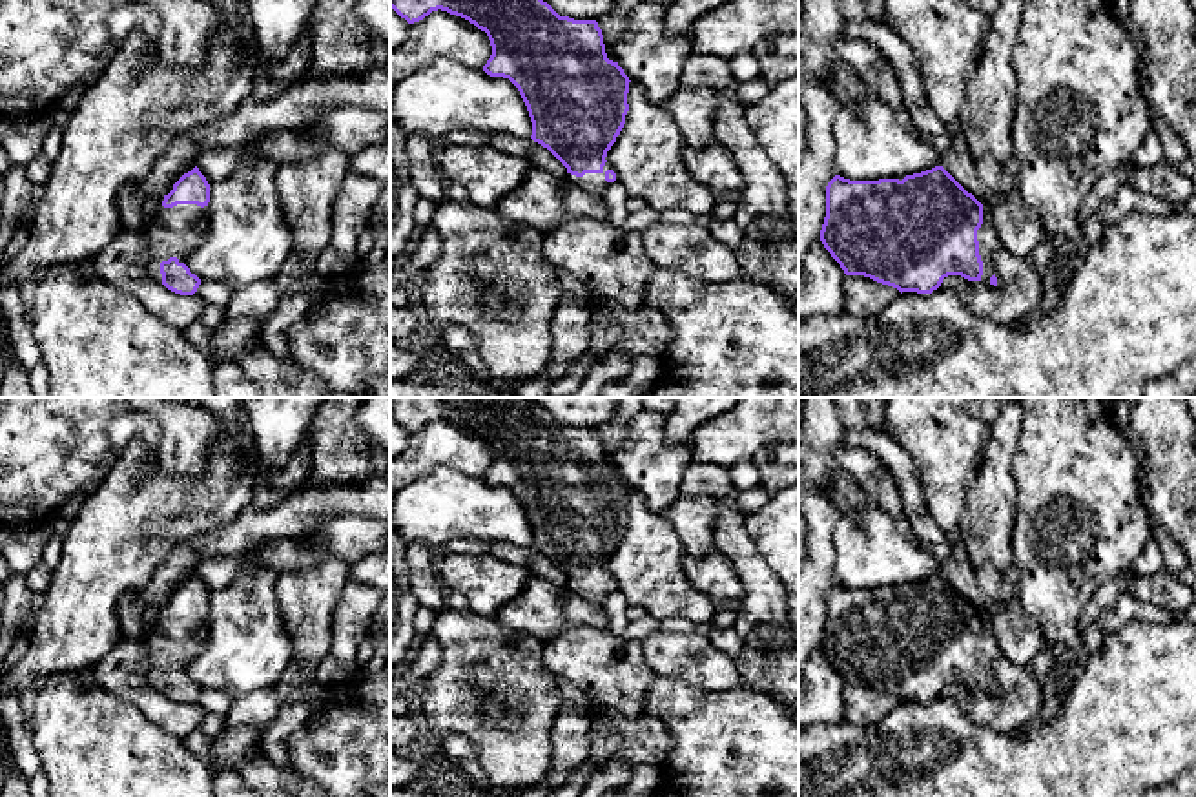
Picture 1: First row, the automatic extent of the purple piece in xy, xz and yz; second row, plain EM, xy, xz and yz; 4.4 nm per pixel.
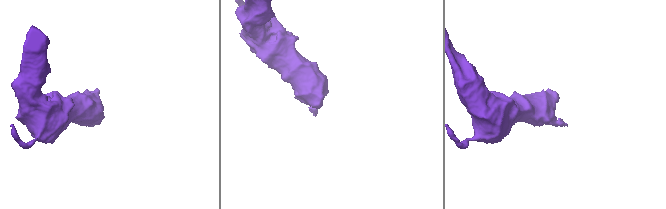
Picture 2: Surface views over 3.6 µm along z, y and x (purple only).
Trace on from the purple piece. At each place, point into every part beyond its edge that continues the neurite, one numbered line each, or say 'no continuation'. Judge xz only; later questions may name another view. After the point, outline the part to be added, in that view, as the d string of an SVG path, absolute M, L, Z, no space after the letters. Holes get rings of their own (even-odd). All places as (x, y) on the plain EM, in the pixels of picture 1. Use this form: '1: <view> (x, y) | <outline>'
1: xz (595, 591) | M605 571L602 582L585 582L583 585L576 585L576 584L567 582L565 584L565 589L569 593L574 593L578 596L583 596L585 600L591 600L594 604L603 604L603 600L611 593L611 591L605 589L605 580L607 578L613 578L614 580L614 576L609 571Z

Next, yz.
1: yz (989, 652) | M983 609L983 633L977 638L977 649L979 649L979 664L983 669L983 684L981 689L990 693L990 686L994 684L994 673L990 669L992 662L1003 653L997 647L995 637L994 637L994 626L992 626L992 609Z

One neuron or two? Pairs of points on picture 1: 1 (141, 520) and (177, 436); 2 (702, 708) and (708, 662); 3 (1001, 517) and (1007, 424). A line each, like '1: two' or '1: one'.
1: two
2: two
3: one

